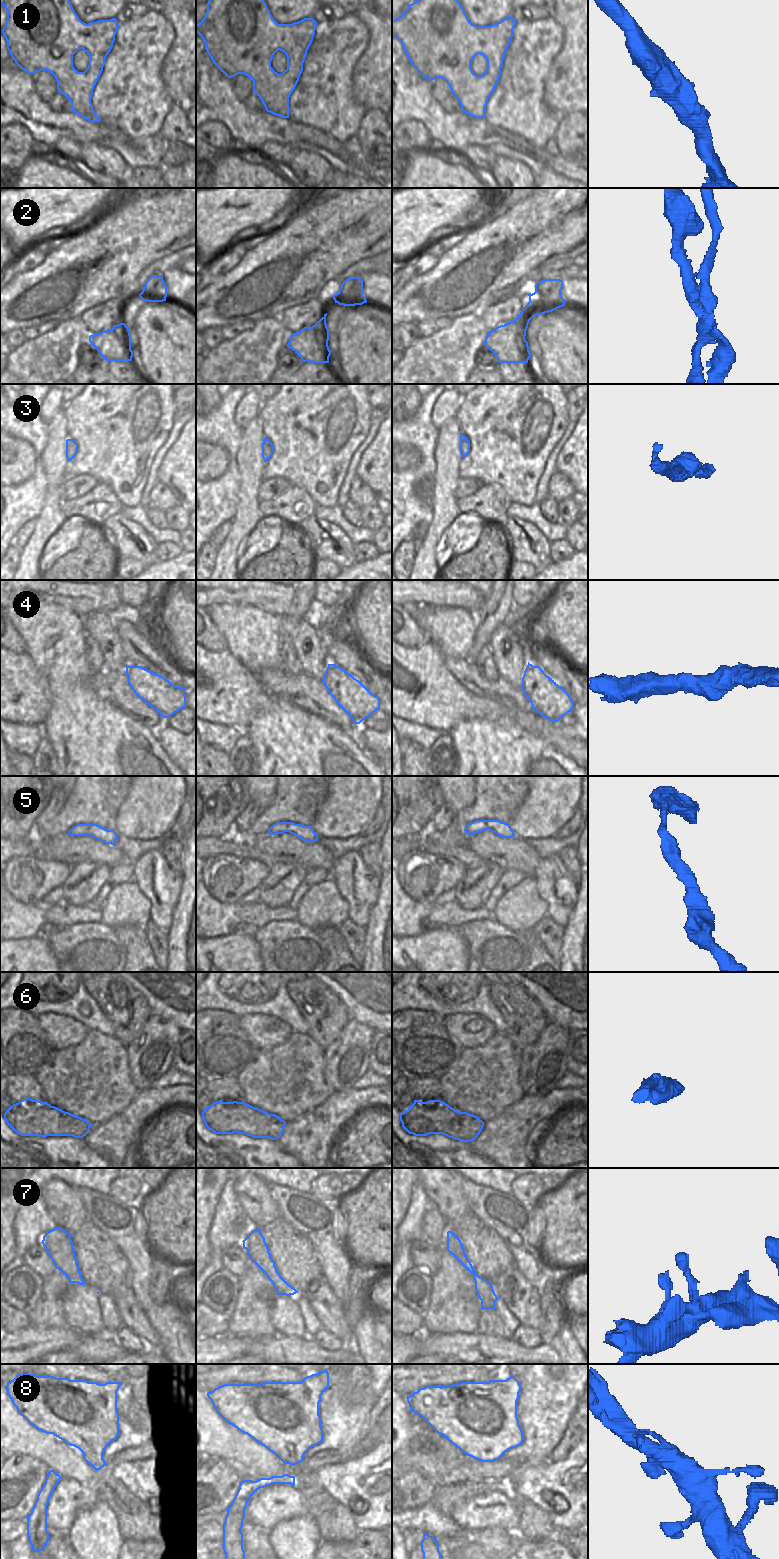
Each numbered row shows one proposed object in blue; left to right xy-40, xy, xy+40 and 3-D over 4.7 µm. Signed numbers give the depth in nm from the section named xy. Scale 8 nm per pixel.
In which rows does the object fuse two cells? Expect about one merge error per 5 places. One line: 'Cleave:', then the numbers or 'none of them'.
Cleave: 2, 8

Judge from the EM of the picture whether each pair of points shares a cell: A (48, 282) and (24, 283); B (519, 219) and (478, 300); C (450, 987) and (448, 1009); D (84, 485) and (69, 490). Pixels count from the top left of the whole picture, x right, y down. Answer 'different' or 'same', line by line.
A: same
B: same
C: different
D: same

